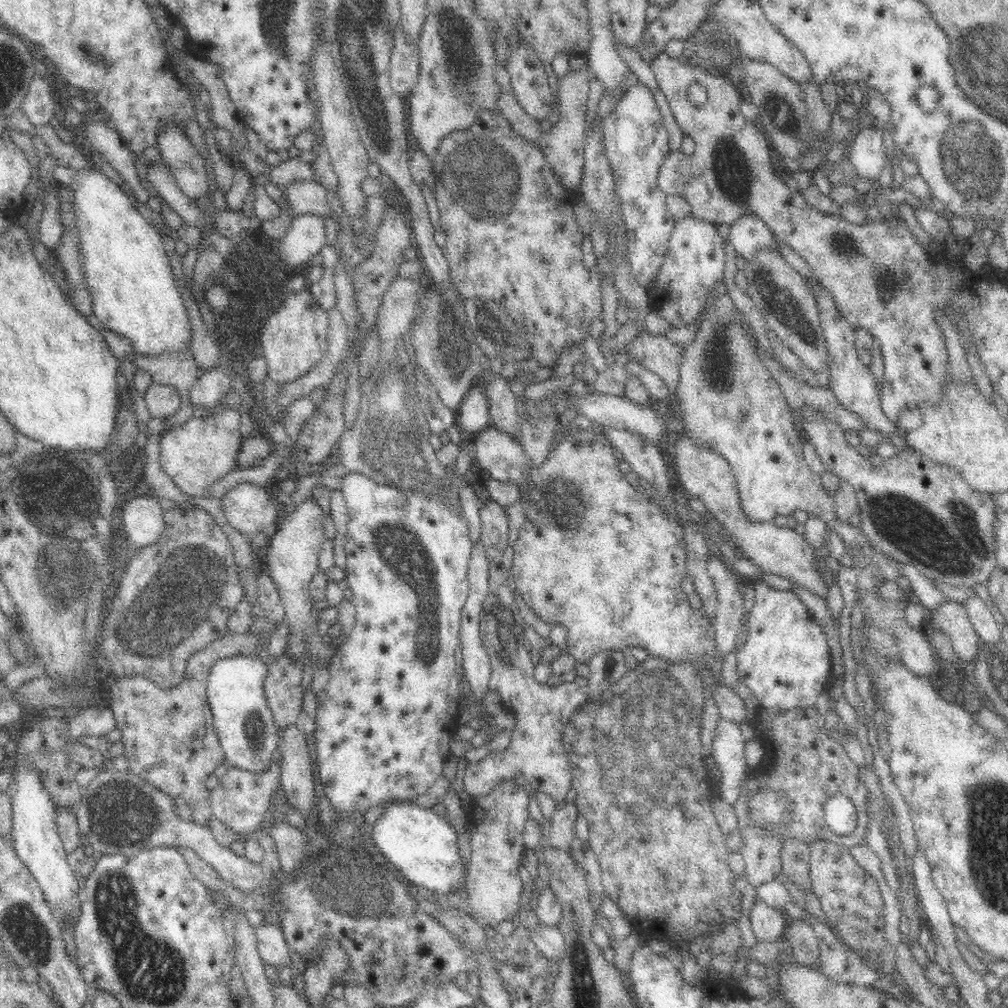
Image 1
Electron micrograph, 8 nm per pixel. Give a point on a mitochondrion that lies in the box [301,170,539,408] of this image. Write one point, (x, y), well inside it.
(452, 346)

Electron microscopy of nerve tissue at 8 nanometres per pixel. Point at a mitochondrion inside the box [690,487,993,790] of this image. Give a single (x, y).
(911, 525)

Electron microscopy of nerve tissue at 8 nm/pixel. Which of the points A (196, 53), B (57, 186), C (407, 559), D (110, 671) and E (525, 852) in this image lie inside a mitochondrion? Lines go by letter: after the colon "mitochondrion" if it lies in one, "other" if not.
A: other
B: other
C: mitochondrion
D: other
E: other

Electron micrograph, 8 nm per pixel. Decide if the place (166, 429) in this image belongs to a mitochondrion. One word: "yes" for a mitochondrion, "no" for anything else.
no

